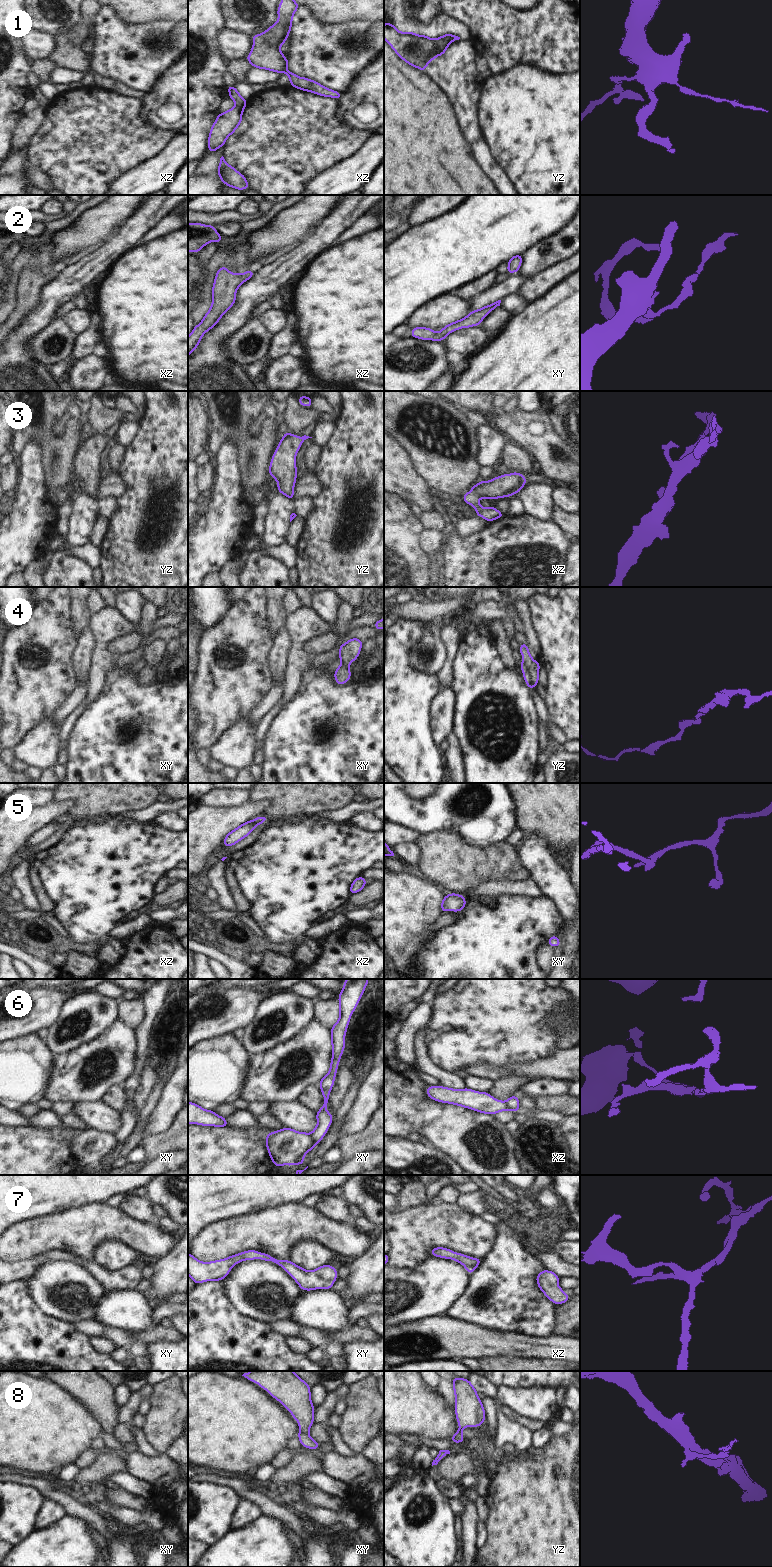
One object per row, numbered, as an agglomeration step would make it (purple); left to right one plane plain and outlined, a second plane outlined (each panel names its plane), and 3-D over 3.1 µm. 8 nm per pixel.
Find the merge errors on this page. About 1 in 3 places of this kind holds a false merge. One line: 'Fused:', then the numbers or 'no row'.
Fused: 4, 6

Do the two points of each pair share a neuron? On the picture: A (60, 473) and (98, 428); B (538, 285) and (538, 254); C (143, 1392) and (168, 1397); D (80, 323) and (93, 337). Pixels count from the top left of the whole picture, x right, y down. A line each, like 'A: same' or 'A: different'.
A: different
B: different
C: different
D: different

